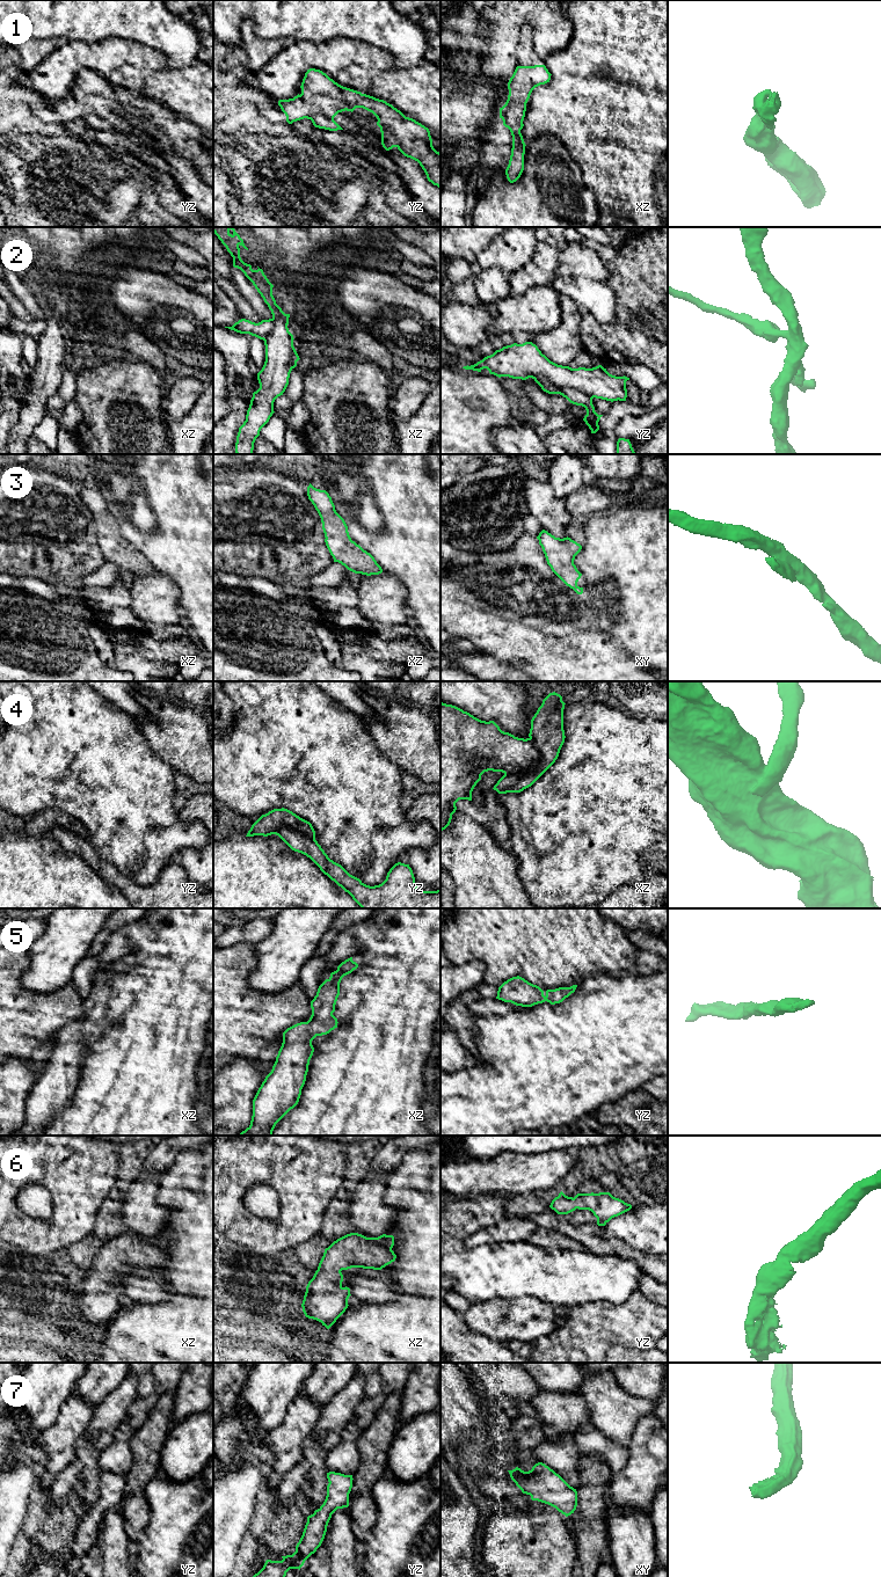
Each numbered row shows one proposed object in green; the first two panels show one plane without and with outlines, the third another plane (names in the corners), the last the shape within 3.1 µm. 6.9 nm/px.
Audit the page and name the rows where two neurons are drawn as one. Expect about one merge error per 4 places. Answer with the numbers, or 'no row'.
2, 4

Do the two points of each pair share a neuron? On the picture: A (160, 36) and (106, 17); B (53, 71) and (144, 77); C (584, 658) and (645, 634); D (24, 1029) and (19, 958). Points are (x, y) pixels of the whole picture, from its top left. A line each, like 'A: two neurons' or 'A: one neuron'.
A: one neuron
B: one neuron
C: two neurons
D: one neuron

